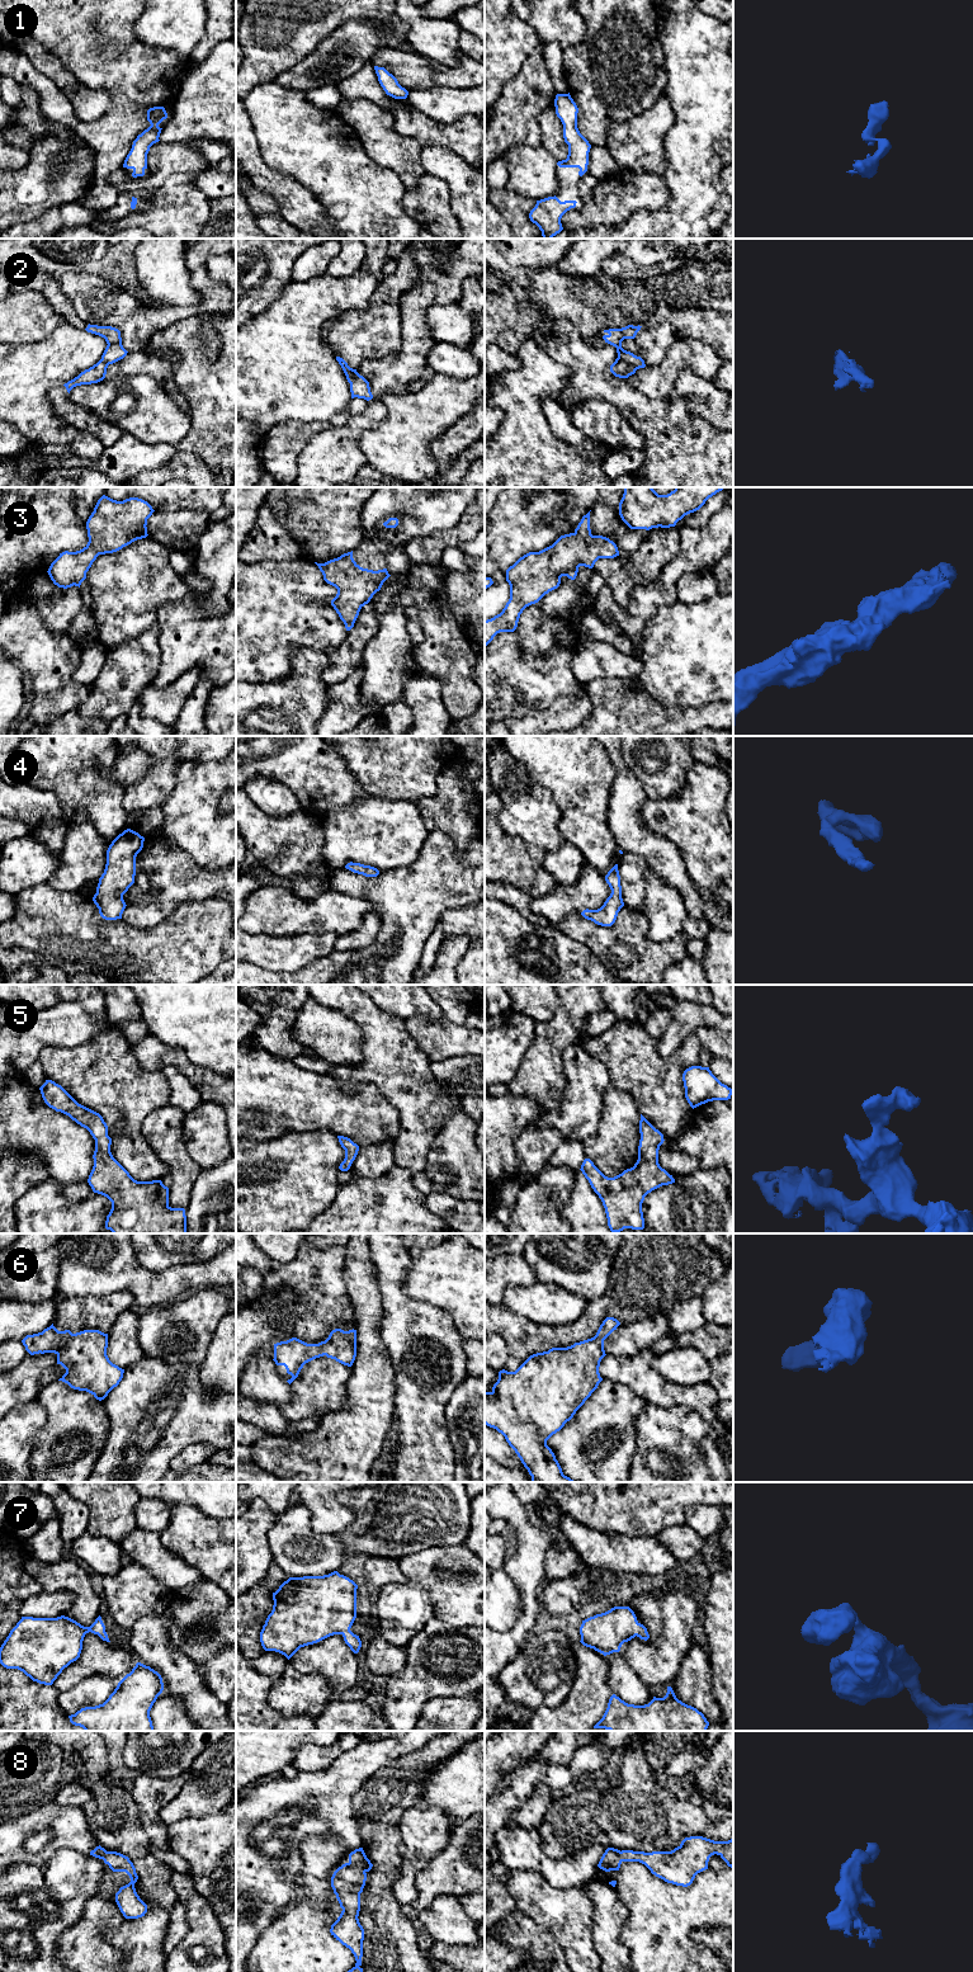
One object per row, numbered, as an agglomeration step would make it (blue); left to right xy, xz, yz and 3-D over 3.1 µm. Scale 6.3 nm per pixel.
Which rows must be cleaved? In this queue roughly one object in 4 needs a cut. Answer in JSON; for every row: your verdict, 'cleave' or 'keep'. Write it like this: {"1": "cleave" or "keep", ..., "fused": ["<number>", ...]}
{"1": "keep", "2": "cleave", "3": "keep", "4": "keep", "5": "keep", "6": "keep", "7": "keep", "8": "keep", "fused": ["2"]}

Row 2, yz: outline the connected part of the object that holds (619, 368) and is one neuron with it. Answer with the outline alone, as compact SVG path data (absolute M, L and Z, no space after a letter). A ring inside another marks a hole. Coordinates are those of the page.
M619 358L610 365L610 372L619 378L628 378L634 374L637 368Z

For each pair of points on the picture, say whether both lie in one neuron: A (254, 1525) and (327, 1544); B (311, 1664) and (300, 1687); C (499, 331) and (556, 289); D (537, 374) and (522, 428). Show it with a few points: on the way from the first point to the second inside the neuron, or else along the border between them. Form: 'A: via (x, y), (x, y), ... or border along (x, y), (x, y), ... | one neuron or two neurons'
A: border along (278, 1515), (268, 1533), (272, 1558) | two neurons
B: border along (289, 1666), (301, 1673), (321, 1674), (331, 1690) | two neurons
C: via (510, 316), (537, 289), (541, 289) | one neuron
D: via (525, 387), (523, 415) | one neuron

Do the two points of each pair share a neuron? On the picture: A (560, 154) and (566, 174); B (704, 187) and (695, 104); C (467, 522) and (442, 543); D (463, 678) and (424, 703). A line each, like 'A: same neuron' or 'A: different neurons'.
A: different neurons
B: same neuron
C: same neuron
D: different neurons

